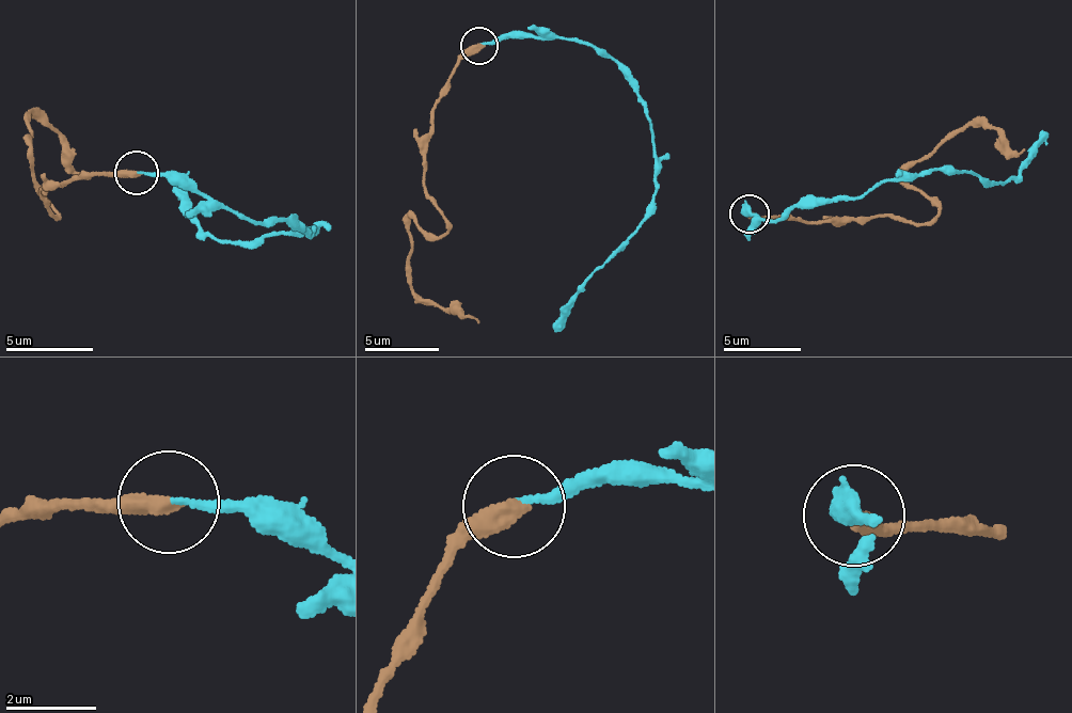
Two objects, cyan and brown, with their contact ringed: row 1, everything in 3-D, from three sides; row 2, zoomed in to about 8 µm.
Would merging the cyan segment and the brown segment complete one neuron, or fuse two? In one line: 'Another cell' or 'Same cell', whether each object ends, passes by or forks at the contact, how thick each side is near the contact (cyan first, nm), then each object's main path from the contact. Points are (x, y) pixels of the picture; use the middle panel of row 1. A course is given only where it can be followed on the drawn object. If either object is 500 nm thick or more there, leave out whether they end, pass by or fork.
Same cell. At the ring cyan ends. At the ring brown ends. Thickness 150 nm (cyan) against 440 nm. Course of cyan: (478, 43), (561, 36), (607, 51), (637, 94), (656, 143), (653, 215), (579, 288), (554, 326). Course of brown: (478, 46), (437, 103), (424, 156), (423, 192), (445, 232), (410, 219), (407, 267), (414, 289), (477, 322)

